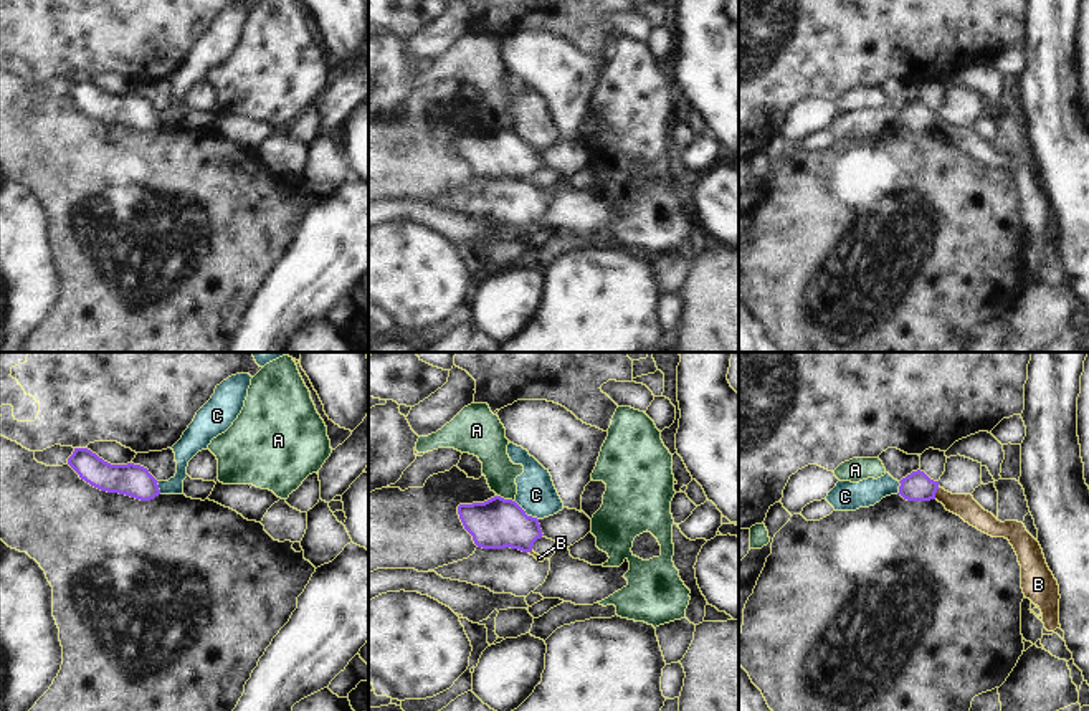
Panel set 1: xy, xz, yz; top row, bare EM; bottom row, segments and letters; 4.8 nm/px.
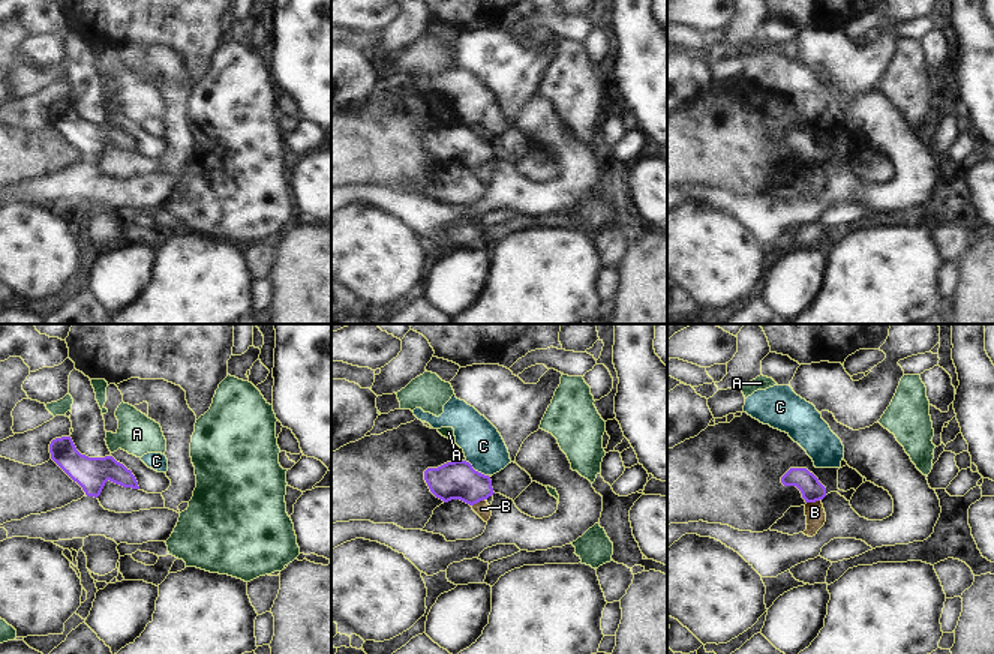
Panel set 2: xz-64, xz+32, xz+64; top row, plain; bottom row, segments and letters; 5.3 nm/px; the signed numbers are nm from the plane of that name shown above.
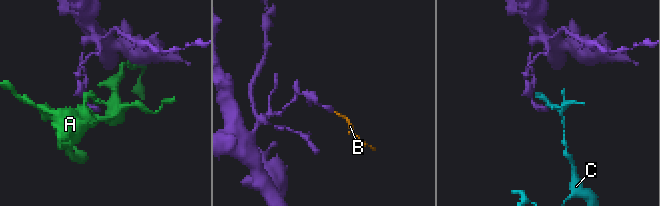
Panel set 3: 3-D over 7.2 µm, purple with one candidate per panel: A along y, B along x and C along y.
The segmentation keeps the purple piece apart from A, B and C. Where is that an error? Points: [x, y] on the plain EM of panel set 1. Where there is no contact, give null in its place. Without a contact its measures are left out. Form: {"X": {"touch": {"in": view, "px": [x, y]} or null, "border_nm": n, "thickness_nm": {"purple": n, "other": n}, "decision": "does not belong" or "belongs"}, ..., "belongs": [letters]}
{"A": {"touch": {"in": "xz", "px": [506, 129]}, "border_nm": 90, "thickness_nm": {"purple": 240, "other": 150}, "decision": "does not belong"}, "B": {"touch": {"in": "yz", "px": [936, 121]}, "border_nm": 70, "thickness_nm": {"purple": 140, "other": 110}, "decision": "does not belong"}, "C": {"touch": {"in": "xz", "px": [524, 143]}, "border_nm": 160, "thickness_nm": {"purple": 240, "other": 190}, "decision": "does not belong"}, "belongs": []}

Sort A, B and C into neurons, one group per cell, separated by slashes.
A / B / C

